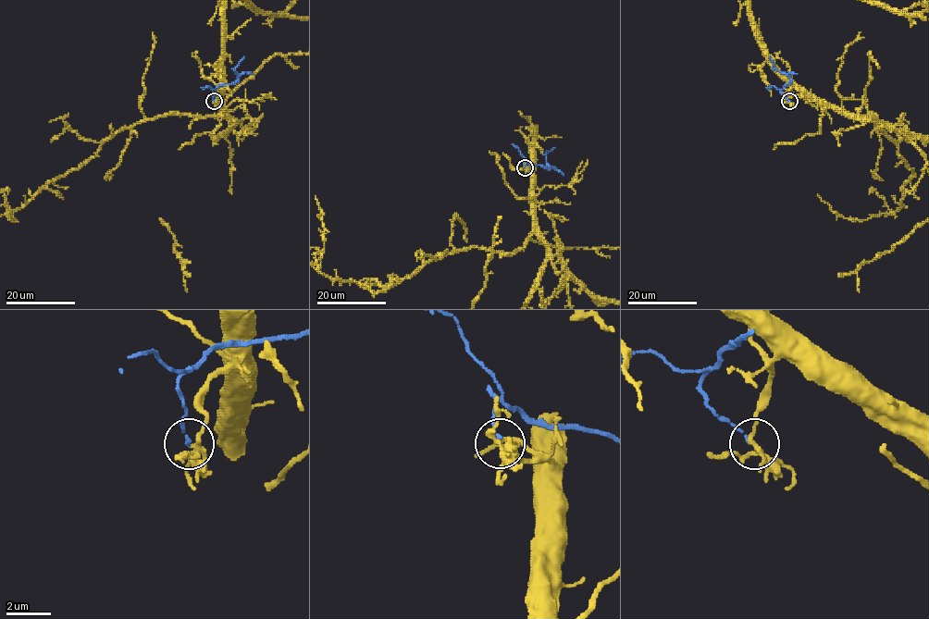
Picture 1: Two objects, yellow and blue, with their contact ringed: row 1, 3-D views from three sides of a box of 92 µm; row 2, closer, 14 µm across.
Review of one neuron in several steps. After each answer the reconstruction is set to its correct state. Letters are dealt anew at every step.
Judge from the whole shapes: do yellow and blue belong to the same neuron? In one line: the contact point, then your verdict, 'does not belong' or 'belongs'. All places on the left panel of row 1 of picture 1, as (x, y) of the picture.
(214, 101) | does not belong

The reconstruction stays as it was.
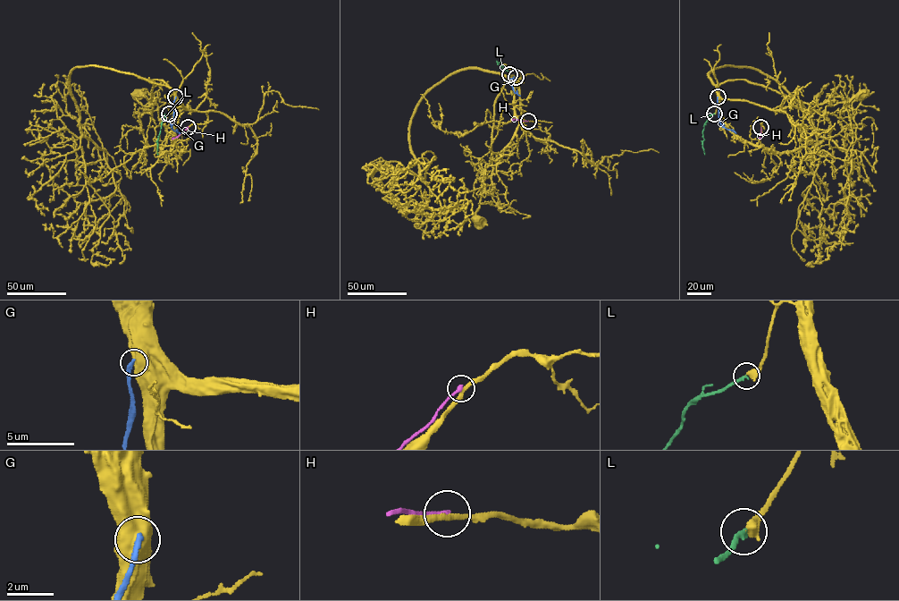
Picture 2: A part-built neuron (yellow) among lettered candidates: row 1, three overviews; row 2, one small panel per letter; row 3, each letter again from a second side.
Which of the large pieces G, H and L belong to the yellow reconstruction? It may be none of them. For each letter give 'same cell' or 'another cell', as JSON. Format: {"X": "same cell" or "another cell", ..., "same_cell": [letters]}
{"G": "another cell", "H": "another cell", "L": "same cell", "same_cell": ["L"]}

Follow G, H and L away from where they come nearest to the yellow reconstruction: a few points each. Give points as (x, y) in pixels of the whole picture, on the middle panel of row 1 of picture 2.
G: (516, 77), (510, 80), (511, 86), (515, 93), (520, 96)
H: (528, 121), (512, 120)
L: (509, 74), (501, 63), (498, 62), (498, 64)

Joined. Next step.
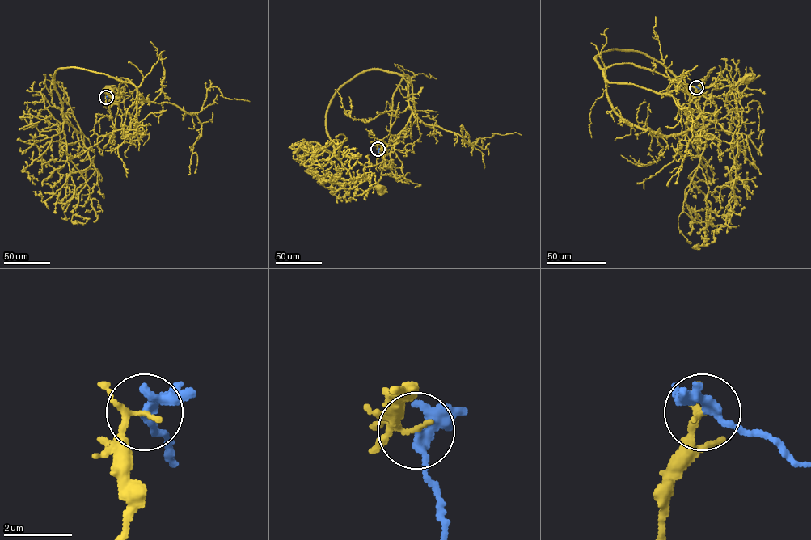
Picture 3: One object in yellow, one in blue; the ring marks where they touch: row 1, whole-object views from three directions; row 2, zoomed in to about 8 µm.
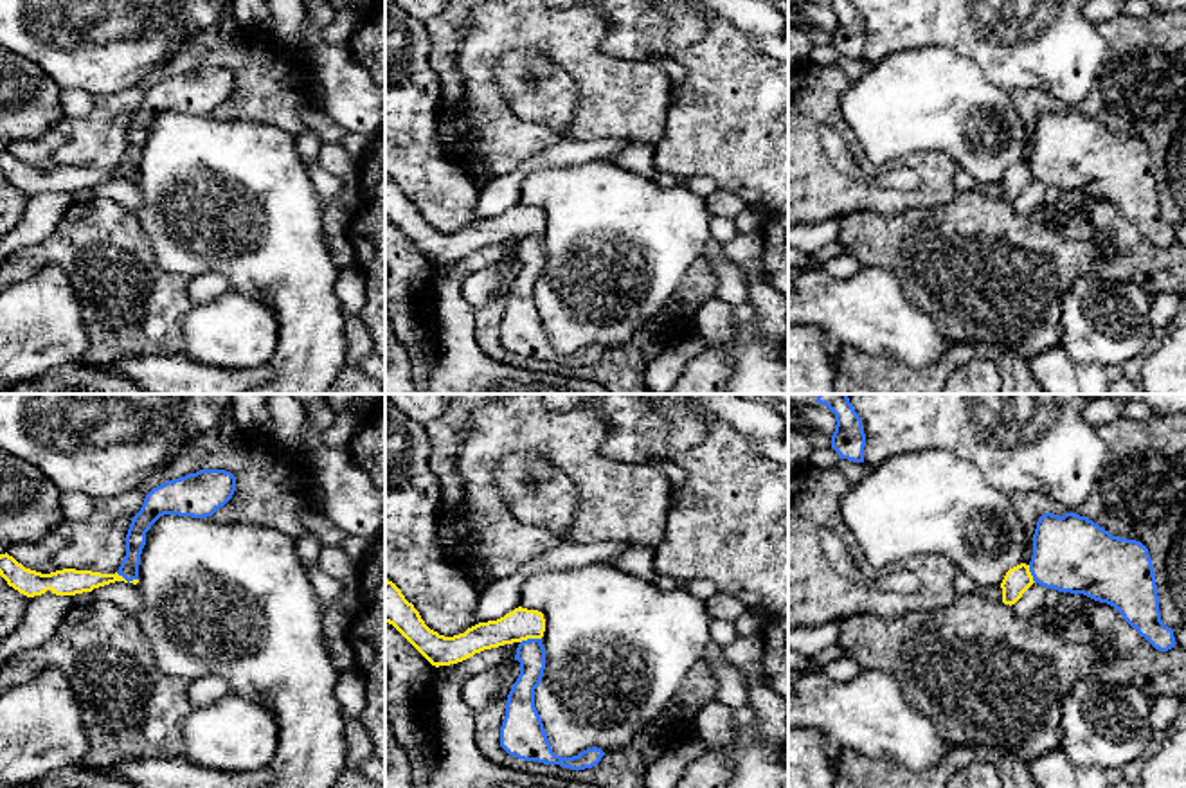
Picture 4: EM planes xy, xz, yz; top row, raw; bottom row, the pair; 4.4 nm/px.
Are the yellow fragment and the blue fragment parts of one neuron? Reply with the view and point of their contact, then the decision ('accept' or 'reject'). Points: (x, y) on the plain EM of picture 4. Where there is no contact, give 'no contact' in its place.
xy (125, 177) | reject

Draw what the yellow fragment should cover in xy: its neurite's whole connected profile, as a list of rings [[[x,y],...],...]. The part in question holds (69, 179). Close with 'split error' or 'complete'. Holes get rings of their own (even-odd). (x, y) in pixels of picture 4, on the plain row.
[[[0,151],[0,173],[7,178],[9,184],[18,187],[27,194],[41,193],[50,187],[56,193],[76,193],[83,189],[92,189],[94,185],[124,178],[122,173],[101,171],[92,167],[76,167],[63,166],[50,171],[41,171],[31,166],[25,166],[13,153]]] | complete

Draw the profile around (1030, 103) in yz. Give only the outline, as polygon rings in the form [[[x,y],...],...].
[[[1015,90],[1011,92],[1011,99],[1017,108],[1017,113],[1020,115],[1028,130],[1024,160],[1029,162],[1033,153],[1033,131],[1035,131],[1038,115],[1046,110],[1064,113],[1067,106],[1042,90]]]

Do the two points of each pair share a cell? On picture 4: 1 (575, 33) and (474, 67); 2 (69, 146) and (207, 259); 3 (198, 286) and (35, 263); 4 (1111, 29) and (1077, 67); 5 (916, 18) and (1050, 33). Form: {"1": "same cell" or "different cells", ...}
{"1": "same cell", "2": "different cells", "3": "different cells", "4": "different cells", "5": "same cell"}

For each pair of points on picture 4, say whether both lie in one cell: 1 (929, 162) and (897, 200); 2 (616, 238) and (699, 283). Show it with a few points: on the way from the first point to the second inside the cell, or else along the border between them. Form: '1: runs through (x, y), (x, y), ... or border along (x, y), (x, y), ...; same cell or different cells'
1: runs through (929, 175), (929, 182), (909, 200); same cell
2: border along (702, 254), (663, 312); different cells

